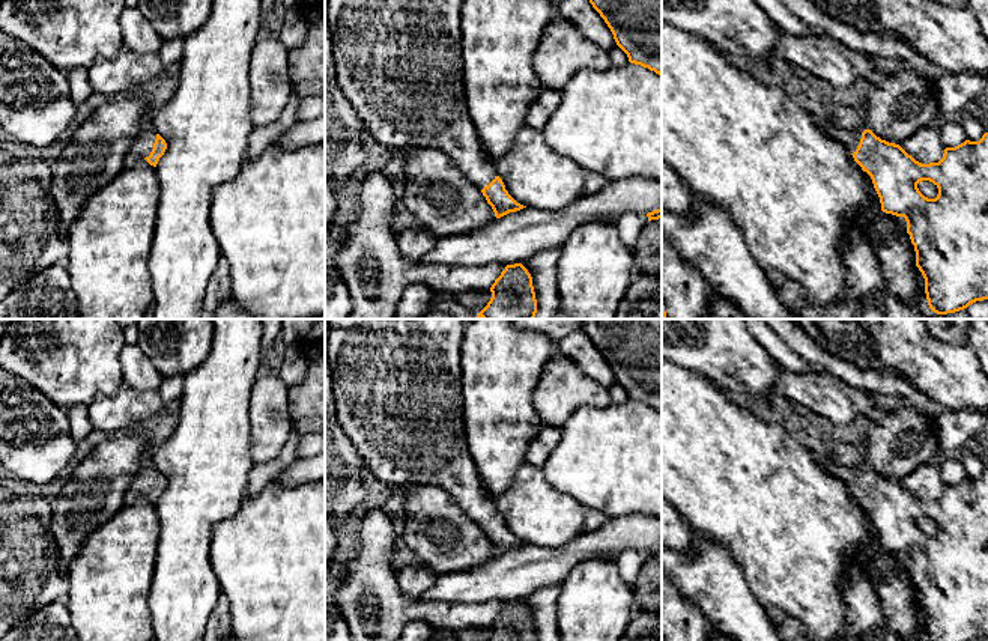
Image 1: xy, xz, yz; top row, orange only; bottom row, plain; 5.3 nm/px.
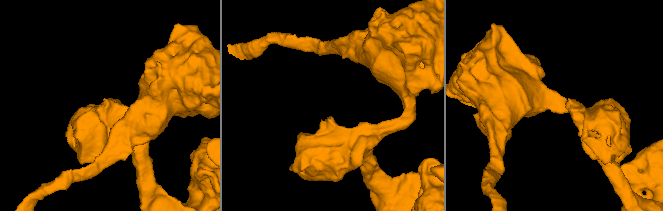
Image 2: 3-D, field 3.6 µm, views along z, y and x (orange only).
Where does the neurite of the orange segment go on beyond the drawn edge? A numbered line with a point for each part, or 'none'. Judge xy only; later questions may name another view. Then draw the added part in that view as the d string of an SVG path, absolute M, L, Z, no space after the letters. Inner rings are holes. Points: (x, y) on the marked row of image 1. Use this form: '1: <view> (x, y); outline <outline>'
1: xy (142, 146); outline M150 126L143 129L131 144L129 161L149 156L153 149L155 138L156 132Z

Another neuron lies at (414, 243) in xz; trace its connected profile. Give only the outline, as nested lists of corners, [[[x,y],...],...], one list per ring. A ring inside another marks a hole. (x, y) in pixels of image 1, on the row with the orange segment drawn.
[[[406,227],[397,233],[397,244],[402,257],[408,263],[418,265],[420,259],[429,253],[436,244],[438,236],[435,236],[427,227]]]

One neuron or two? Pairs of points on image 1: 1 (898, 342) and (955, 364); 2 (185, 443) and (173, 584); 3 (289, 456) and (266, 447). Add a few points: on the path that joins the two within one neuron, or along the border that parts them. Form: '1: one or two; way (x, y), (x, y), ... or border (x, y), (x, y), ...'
1: one; way (912, 351), (928, 364), (942, 364)
2: one; way (188, 477), (184, 549)
3: two; border (292, 429), (283, 449), (274, 458), (254, 464)

